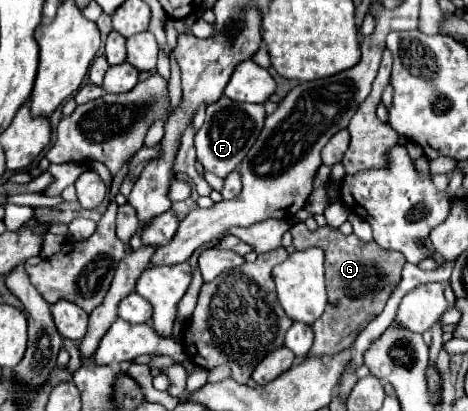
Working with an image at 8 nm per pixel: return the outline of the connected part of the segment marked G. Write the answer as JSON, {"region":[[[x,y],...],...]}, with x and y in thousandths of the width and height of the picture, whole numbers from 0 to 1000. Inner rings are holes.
{"region":[[[630,543],[622,552],[630,606],[686,601],[694,611],[694,679],[699,679],[699,752],[669,786],[673,830],[660,854],[660,869],[677,864],[712,864],[724,859],[724,835],[746,820],[767,791],[771,800],[797,781],[823,747],[840,703],[857,684],[857,655],[865,645],[865,625],[835,606],[814,606],[801,586],[771,586],[763,572],[733,572],[724,557],[707,547],[682,552],[677,562],[660,562],[652,543]]]}

